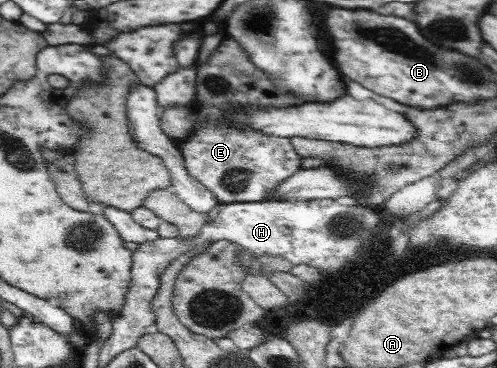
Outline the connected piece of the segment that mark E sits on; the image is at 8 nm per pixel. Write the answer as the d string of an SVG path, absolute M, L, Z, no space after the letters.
M208 123L208 127L196 131L196 135L189 136L188 140L185 140L183 145L179 148L184 164L186 165L186 171L194 178L197 179L206 189L209 189L218 198L218 201L222 205L226 203L252 203L260 202L269 199L271 194L276 191L276 187L286 181L289 176L294 175L296 172L303 169L303 159L297 154L296 149L291 145L289 138L276 137L274 134L261 134L261 131L246 130L241 131L240 127L225 127L224 123L220 123L220 127L217 127L217 123Z

